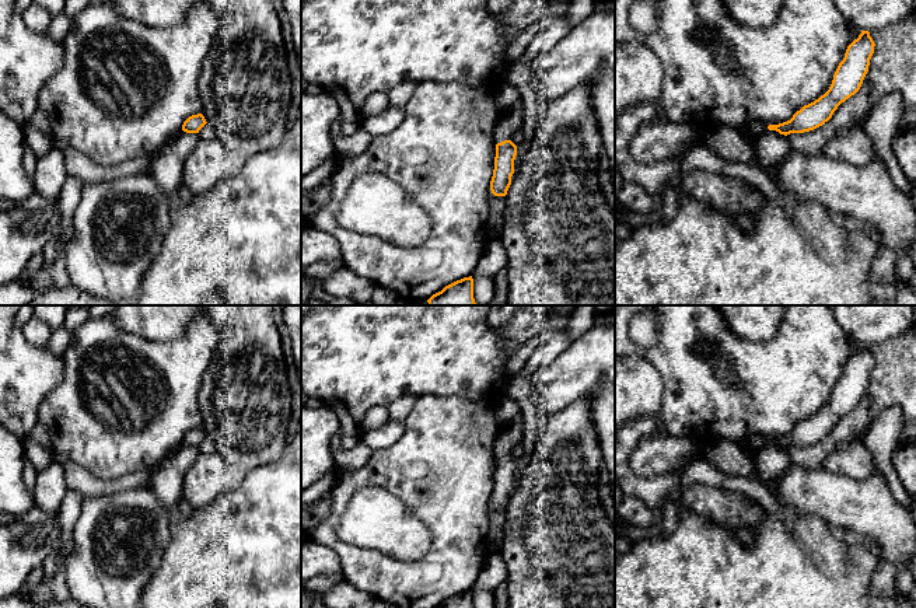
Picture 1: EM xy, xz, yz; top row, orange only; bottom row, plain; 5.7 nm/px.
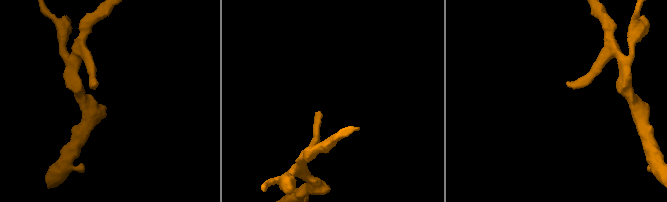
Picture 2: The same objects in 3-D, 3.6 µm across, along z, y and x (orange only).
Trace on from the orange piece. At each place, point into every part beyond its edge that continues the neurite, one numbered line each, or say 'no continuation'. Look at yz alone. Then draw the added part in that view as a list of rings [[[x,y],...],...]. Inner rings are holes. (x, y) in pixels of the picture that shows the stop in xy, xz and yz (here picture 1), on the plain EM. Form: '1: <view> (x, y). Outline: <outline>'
1: yz (754, 444). Outline: [[[751,436],[741,447],[748,455],[754,458],[768,444],[768,440],[762,436]]]

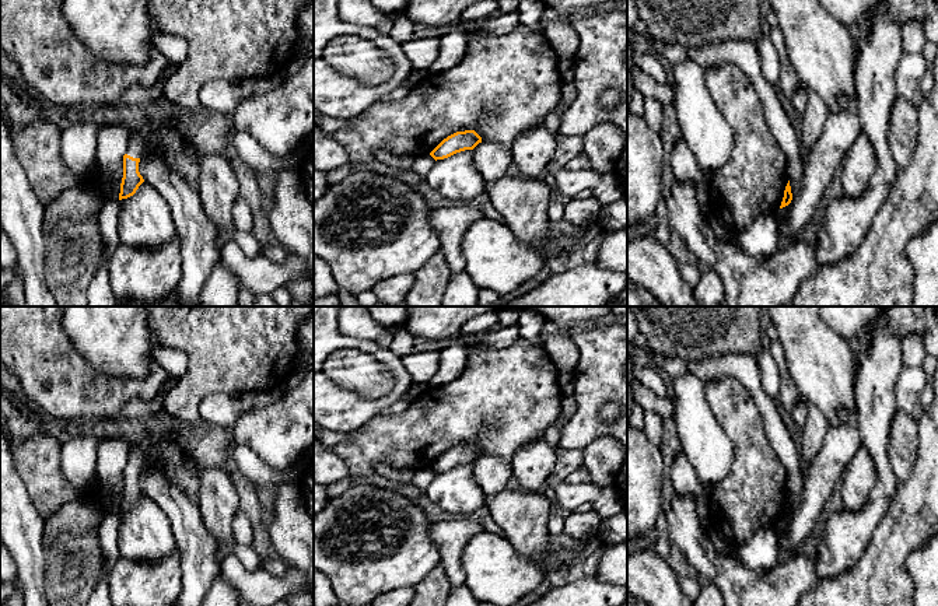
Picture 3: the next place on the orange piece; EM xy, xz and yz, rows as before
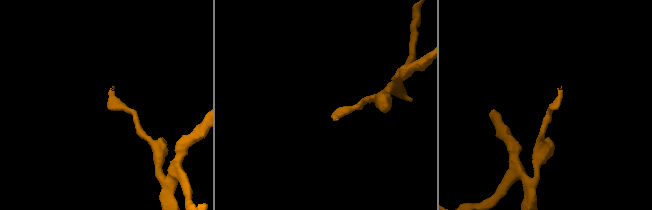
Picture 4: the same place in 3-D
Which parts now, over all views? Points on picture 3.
1: xy (137, 459). Outline: [[[148,441],[137,444],[137,446],[130,452],[126,467],[133,472],[141,472],[146,467],[146,452],[148,449]]]

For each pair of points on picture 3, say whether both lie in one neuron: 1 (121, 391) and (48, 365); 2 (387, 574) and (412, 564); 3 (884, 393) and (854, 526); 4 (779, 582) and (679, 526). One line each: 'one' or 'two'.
1: one
2: one
3: one
4: one

